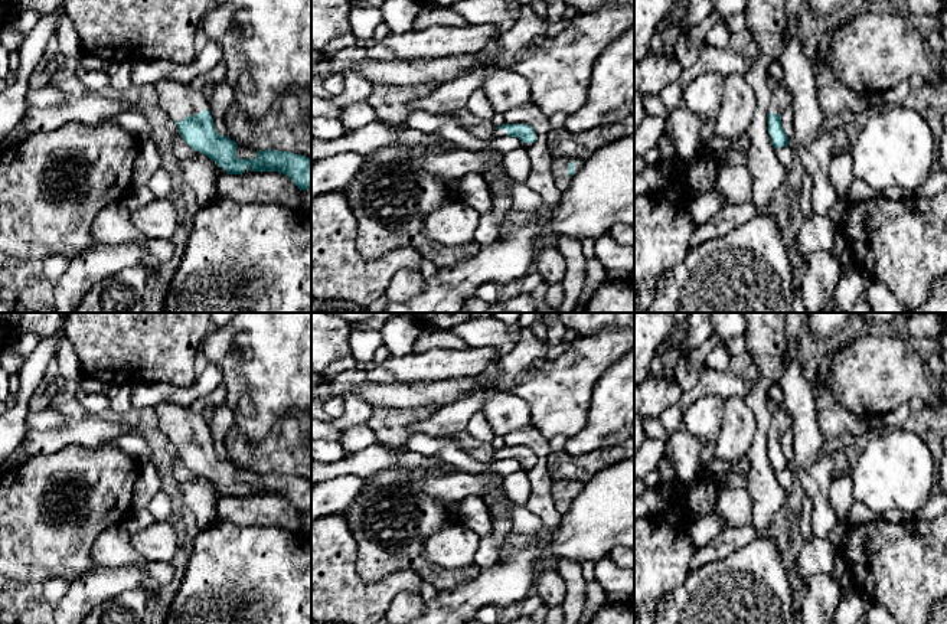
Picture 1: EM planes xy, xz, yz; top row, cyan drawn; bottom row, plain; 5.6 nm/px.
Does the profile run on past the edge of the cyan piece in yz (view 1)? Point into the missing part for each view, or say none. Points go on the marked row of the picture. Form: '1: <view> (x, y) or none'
1: yz (781, 97)

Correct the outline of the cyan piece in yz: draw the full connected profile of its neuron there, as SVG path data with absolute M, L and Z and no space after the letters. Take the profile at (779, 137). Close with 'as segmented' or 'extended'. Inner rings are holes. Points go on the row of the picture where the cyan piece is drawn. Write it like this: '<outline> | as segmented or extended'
M783 82L778 88L773 89L768 108L768 133L774 148L788 146L788 137L781 125L781 115L793 104L793 99L793 92Z | extended

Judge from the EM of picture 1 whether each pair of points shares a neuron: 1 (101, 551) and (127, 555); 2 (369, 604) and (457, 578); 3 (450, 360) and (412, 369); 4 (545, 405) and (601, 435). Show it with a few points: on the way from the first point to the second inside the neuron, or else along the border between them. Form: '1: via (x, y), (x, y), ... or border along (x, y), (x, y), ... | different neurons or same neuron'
1: via (107, 551), (118, 551), (121, 554) | same neuron
2: border along (388, 574), (411, 569), (423, 580) | different neurons
3: via (441, 363), (421, 368) | same neuron
4: border along (593, 394), (587, 422), (568, 438) | different neurons

